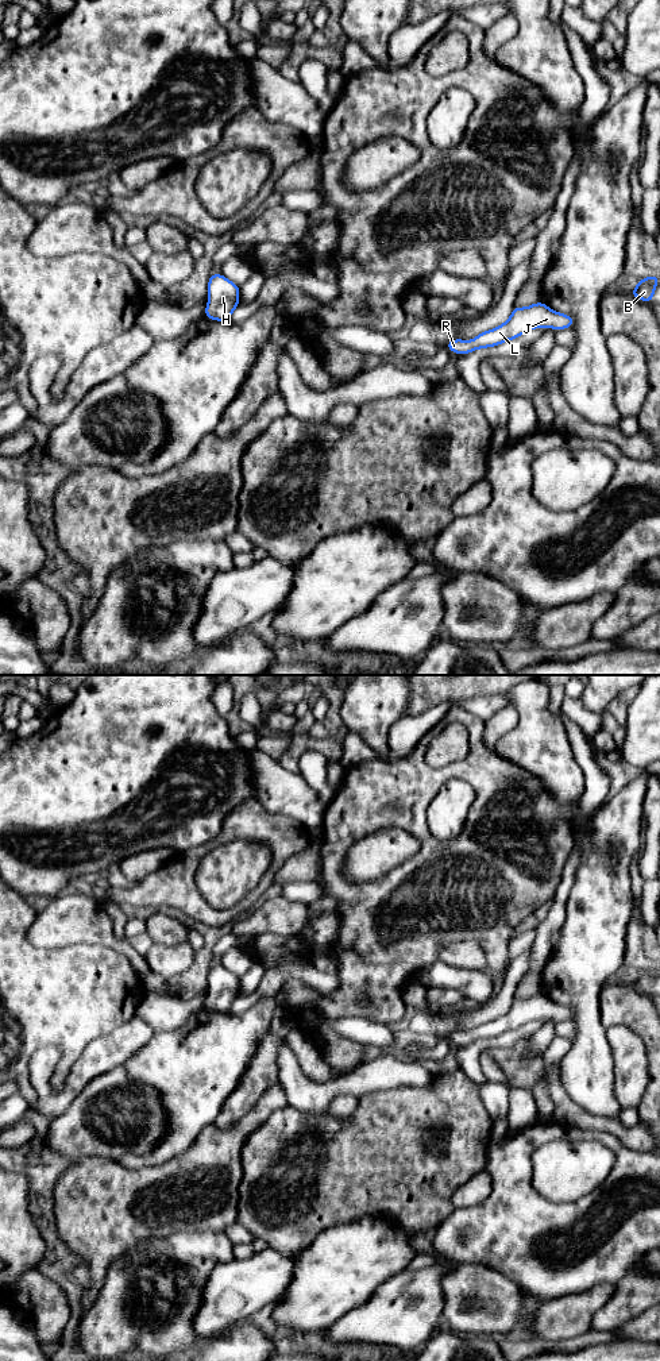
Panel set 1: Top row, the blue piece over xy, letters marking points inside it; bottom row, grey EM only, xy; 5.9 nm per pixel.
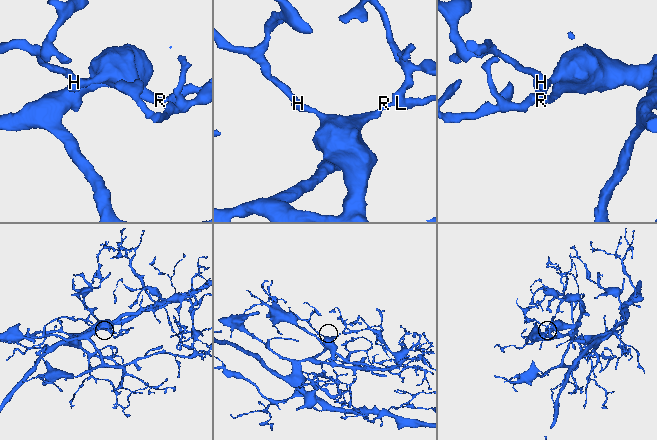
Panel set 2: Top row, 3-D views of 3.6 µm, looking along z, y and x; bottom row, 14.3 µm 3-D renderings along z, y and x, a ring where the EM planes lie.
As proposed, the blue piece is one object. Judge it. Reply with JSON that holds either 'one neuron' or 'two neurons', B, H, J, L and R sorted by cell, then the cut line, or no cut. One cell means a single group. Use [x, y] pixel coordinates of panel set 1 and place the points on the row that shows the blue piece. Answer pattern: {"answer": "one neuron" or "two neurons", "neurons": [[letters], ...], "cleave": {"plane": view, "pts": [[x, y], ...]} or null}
{"answer": "one neuron", "neurons": [["B", "H", "J", "L", "R"]], "cleave": null}

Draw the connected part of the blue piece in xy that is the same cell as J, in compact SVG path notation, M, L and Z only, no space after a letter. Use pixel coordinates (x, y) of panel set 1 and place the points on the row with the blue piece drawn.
M540 301L525 308L514 306L503 324L476 335L472 340L452 339L445 347L455 354L466 355L517 339L534 328L567 329L572 325L572 316L559 313Z

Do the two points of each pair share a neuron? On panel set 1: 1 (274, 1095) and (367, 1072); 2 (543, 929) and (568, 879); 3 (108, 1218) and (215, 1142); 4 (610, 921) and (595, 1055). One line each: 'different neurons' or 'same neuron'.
1: different neurons
2: same neuron
3: same neuron
4: same neuron

